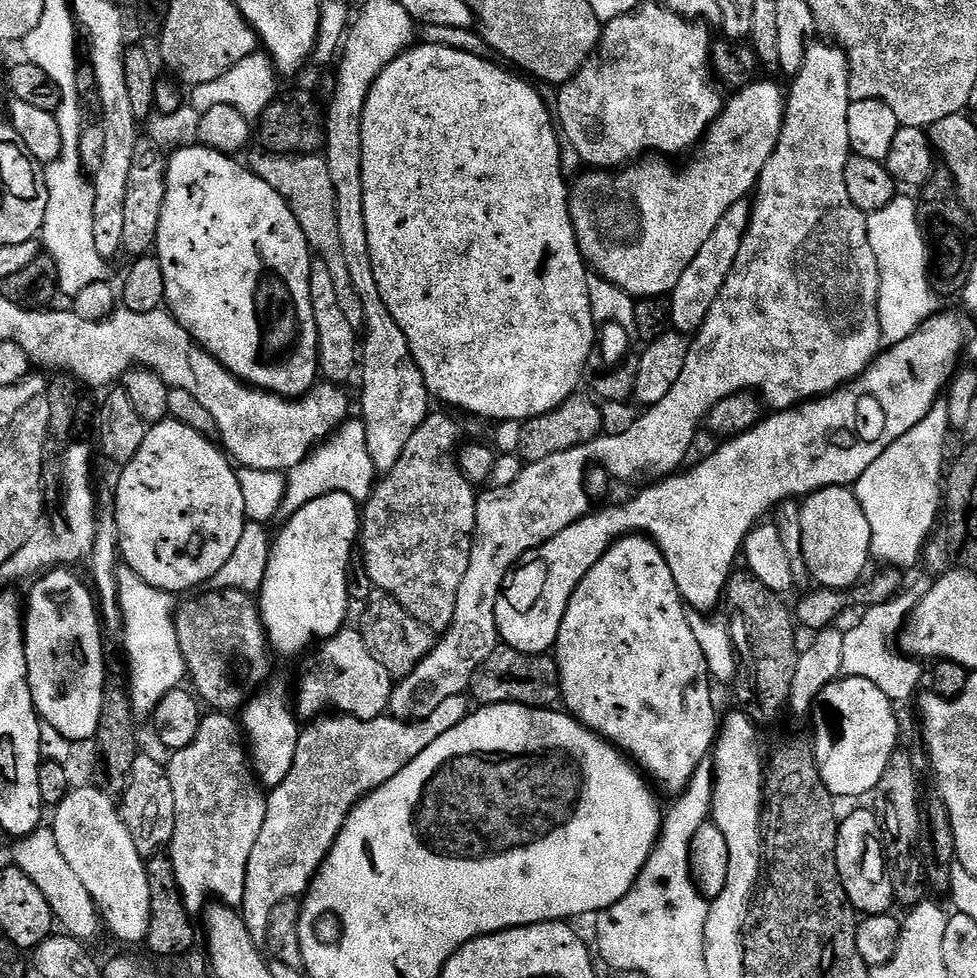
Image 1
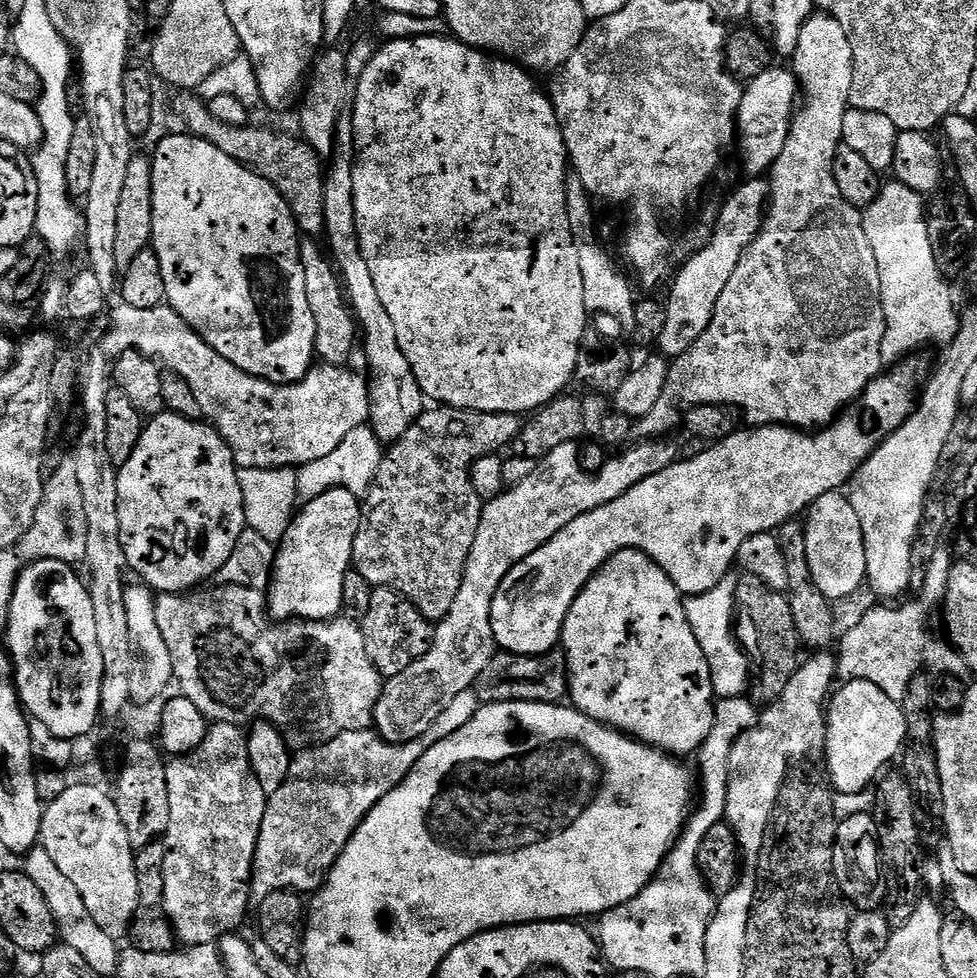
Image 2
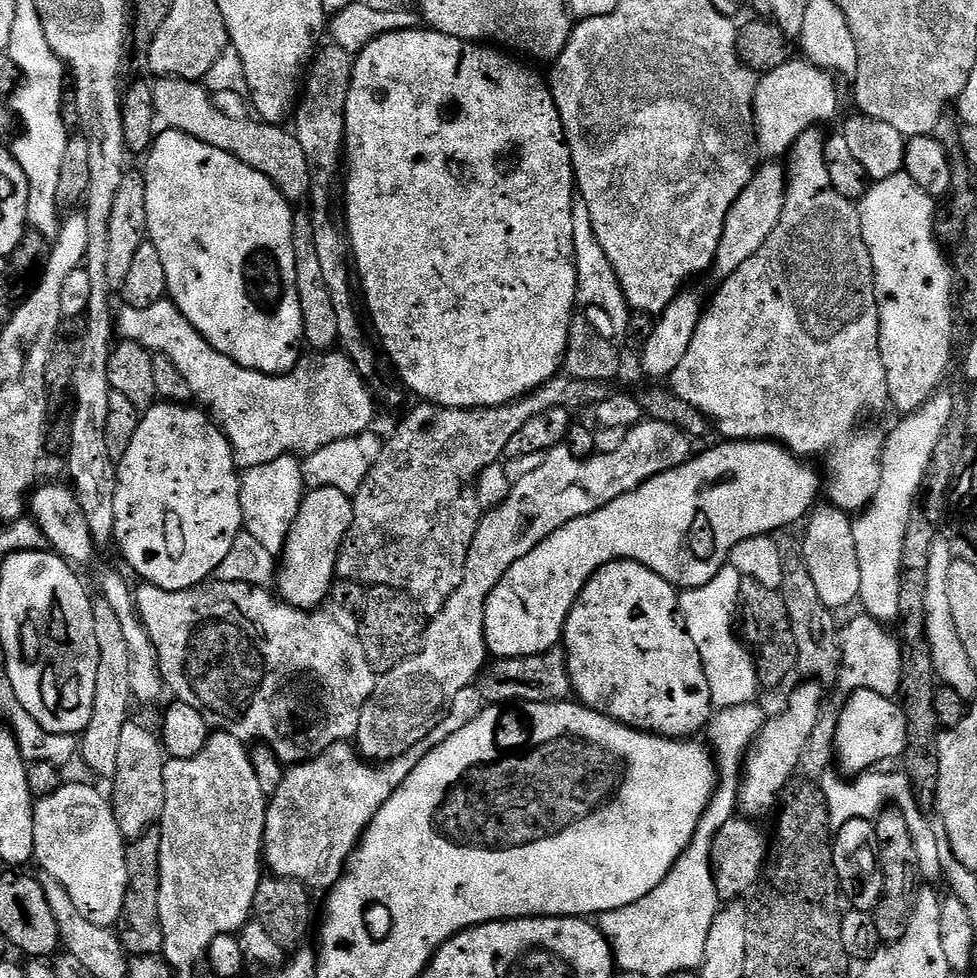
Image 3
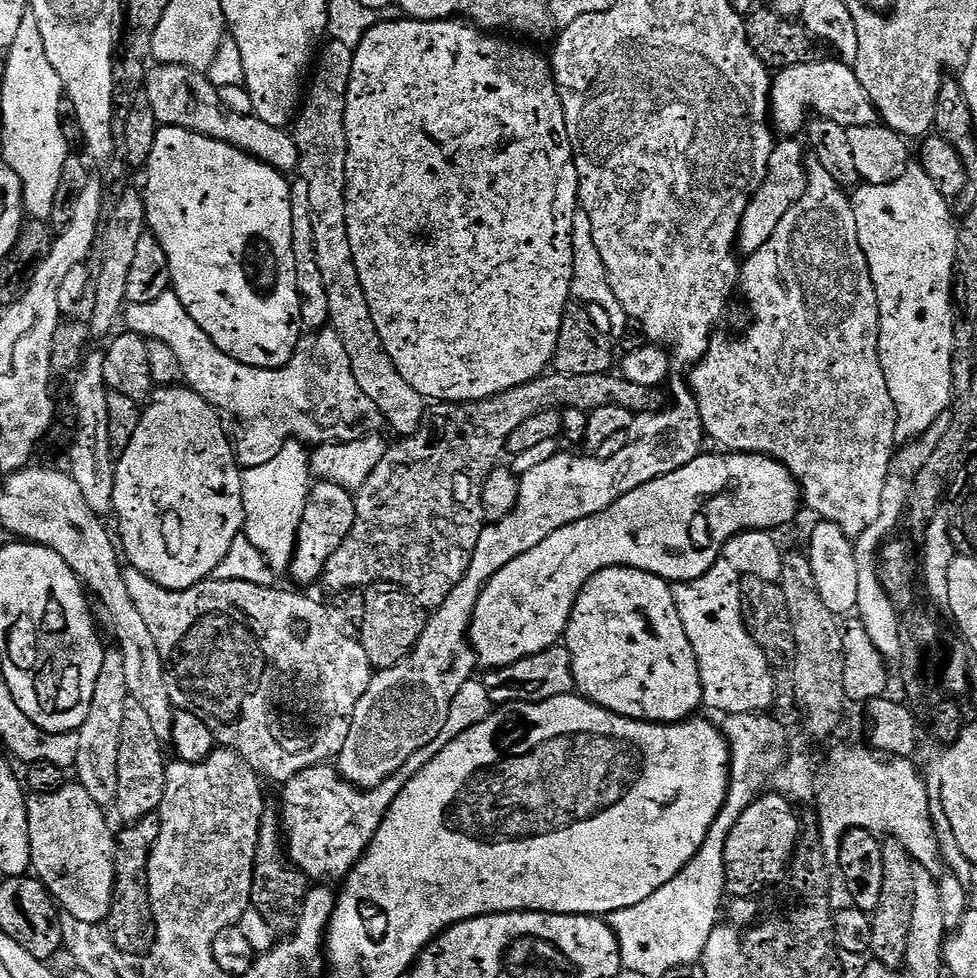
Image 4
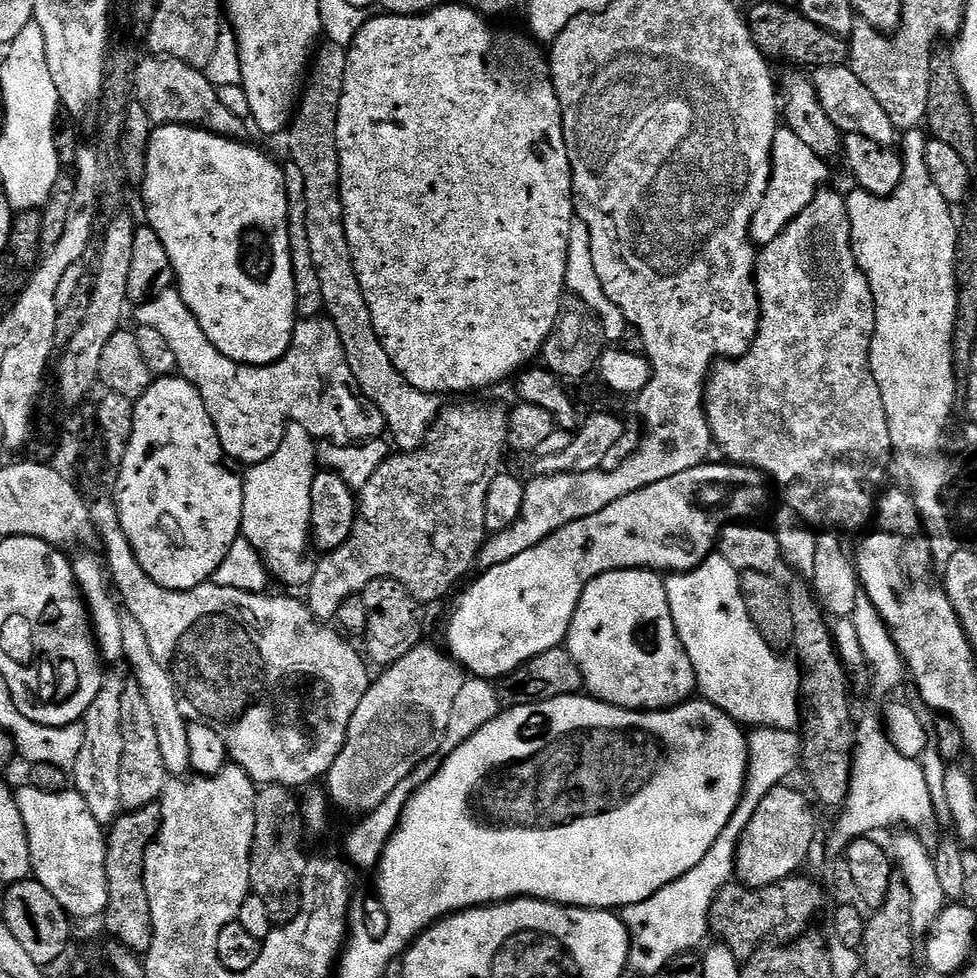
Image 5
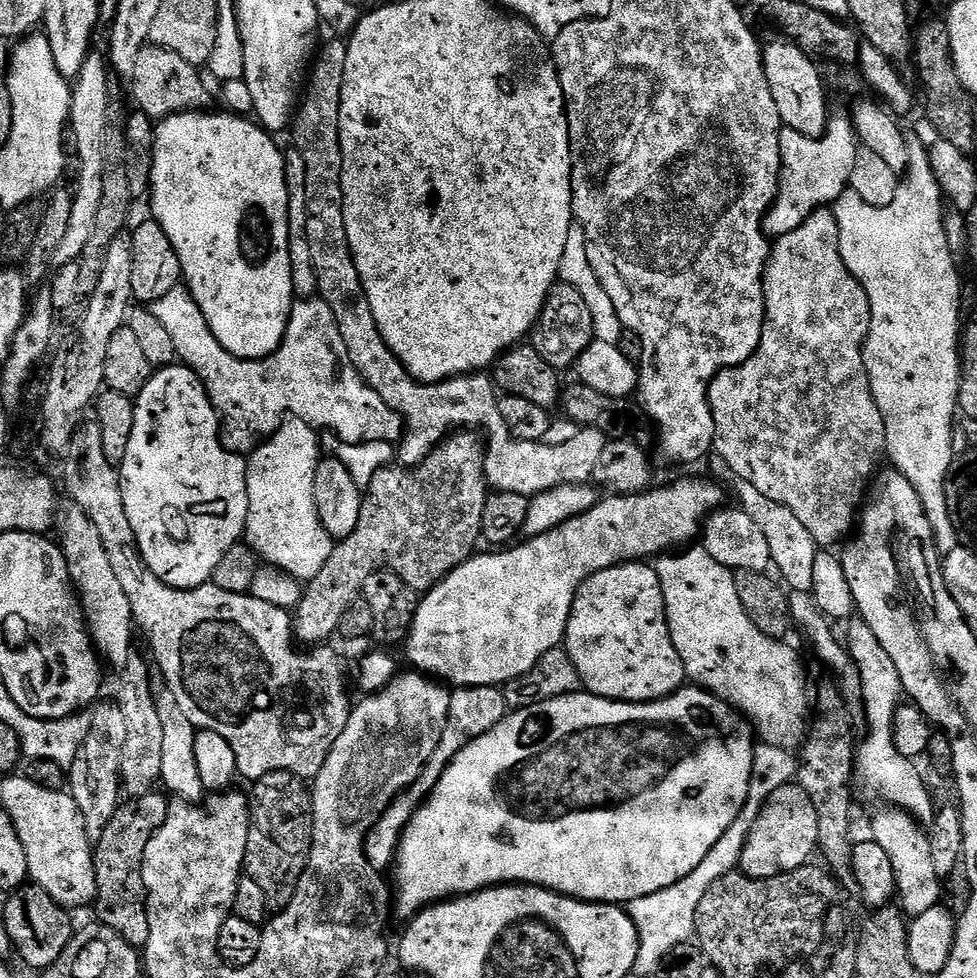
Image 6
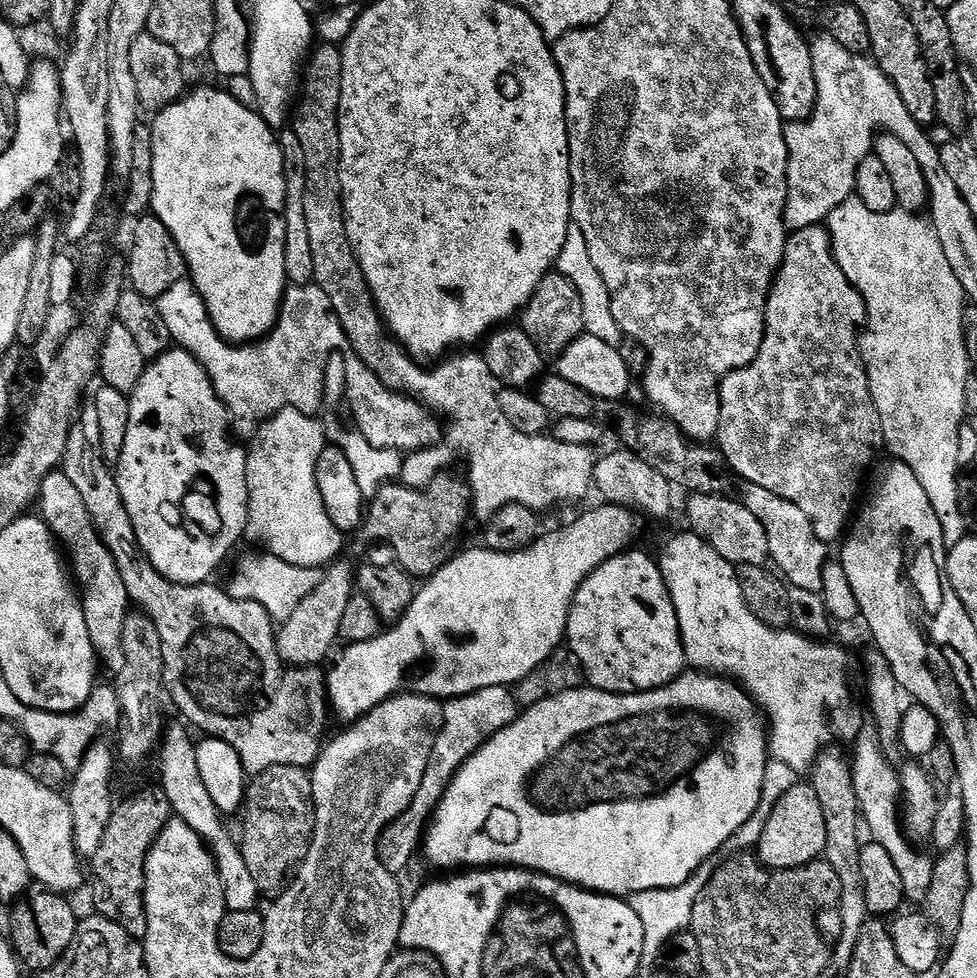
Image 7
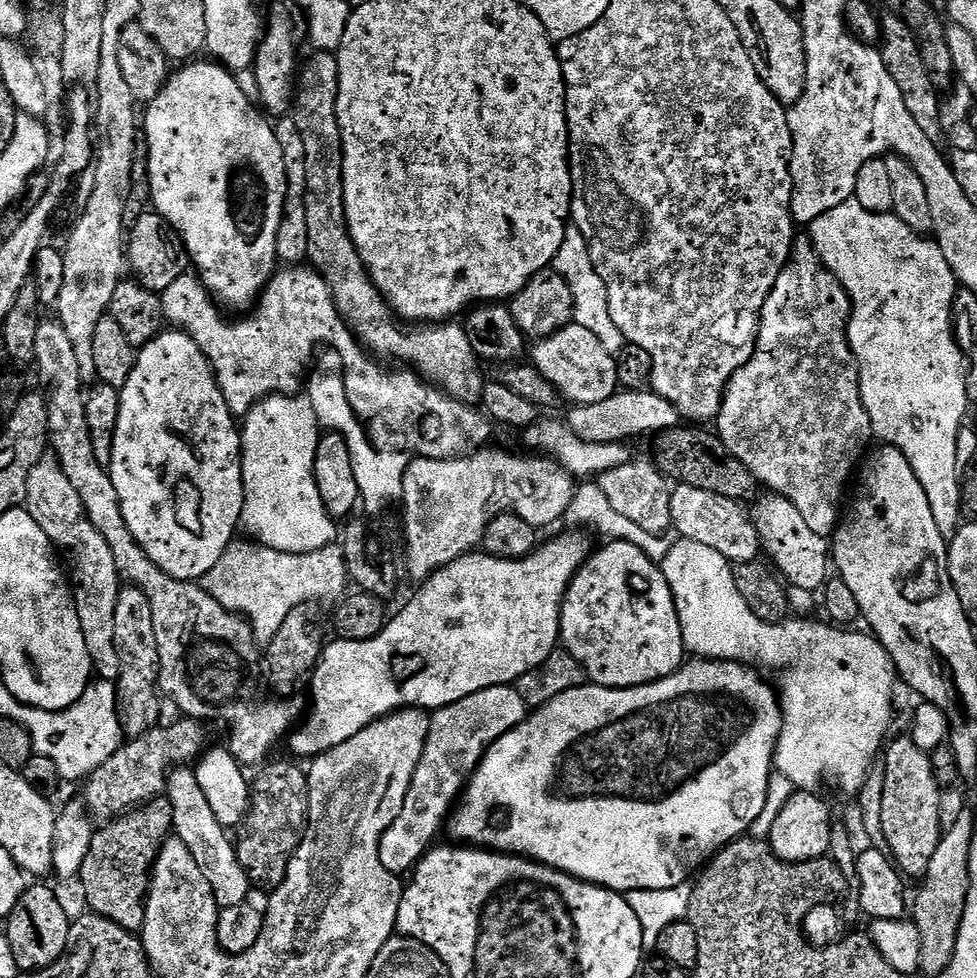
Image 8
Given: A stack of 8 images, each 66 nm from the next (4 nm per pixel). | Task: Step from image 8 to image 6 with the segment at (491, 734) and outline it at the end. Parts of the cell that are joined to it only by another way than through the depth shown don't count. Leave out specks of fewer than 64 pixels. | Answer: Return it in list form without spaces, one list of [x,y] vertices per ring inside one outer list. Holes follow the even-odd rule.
[[[478,686],[477,688],[456,688],[450,698],[450,714],[446,718],[446,730],[442,730],[442,742],[438,742],[438,750],[430,758],[430,762],[424,764],[422,774],[413,782],[405,792],[393,800],[392,805],[378,818],[378,822],[370,830],[370,834],[364,843],[364,853],[370,862],[381,874],[387,873],[396,863],[396,852],[400,848],[400,840],[404,837],[404,831],[414,818],[414,814],[424,805],[429,794],[438,786],[442,774],[450,766],[453,758],[464,749],[474,738],[494,730],[498,722],[508,715],[510,709],[504,701],[504,693],[496,686]]]

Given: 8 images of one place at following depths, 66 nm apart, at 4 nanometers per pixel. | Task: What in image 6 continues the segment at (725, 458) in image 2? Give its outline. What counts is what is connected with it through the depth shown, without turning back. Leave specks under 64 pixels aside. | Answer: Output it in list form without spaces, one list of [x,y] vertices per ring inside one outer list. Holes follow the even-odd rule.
[[[705,479],[676,480],[665,488],[653,487],[636,495],[608,494],[605,500],[597,499],[586,514],[570,518],[570,522],[546,534],[525,539],[525,544],[473,554],[419,597],[403,645],[412,663],[409,665],[456,688],[503,686],[526,674],[542,654],[563,645],[576,592],[590,577],[625,562],[644,562],[683,549],[695,541],[692,540],[695,536],[697,539],[701,535],[704,521],[722,504],[721,485]]]

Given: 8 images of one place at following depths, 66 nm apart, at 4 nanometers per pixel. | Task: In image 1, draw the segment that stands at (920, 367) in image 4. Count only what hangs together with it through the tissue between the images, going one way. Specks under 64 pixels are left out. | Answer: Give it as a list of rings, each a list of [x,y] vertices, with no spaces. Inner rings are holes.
[[[898,194],[890,206],[868,216],[868,237],[874,258],[878,258],[880,289],[878,290],[878,318],[880,338],[891,346],[910,338],[918,326],[937,315],[938,293],[930,275],[930,244],[922,227],[922,212],[908,194]]]

